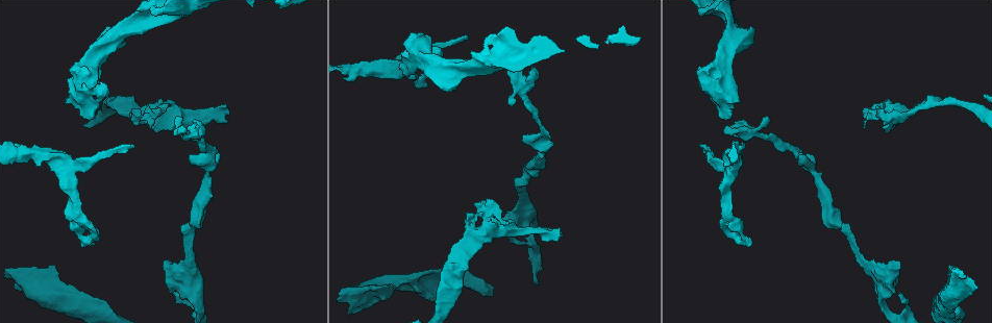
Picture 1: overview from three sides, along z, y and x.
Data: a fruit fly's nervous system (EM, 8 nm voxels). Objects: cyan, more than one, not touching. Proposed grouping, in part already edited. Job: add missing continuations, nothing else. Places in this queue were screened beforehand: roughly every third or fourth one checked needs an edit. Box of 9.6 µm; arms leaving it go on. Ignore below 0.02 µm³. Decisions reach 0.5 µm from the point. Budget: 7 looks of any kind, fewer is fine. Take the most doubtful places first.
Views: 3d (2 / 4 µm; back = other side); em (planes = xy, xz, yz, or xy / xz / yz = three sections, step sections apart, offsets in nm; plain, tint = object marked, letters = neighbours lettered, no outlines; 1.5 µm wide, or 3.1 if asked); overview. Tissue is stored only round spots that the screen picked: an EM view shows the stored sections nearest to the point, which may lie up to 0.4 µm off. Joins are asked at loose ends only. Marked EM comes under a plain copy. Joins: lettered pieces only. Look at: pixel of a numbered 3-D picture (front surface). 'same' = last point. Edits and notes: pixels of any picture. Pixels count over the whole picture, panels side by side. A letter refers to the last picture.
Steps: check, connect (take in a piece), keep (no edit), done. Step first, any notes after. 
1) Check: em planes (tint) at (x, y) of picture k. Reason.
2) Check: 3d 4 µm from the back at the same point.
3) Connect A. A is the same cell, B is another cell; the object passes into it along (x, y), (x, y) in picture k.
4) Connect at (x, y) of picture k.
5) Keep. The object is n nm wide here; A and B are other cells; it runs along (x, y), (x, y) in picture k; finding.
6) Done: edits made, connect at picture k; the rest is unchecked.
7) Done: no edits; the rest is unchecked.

Check: 3d 4 µm at (560, 227) of picture 1. Branch stops here.

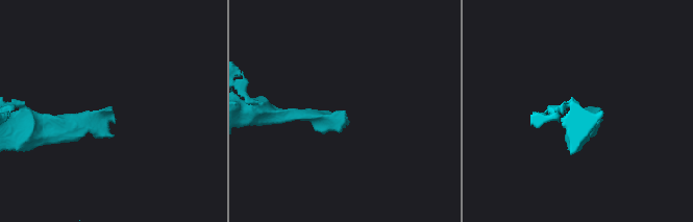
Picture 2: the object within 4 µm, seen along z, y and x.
Check: em xz step 8 (letters) at (113, 112) of picture 2.

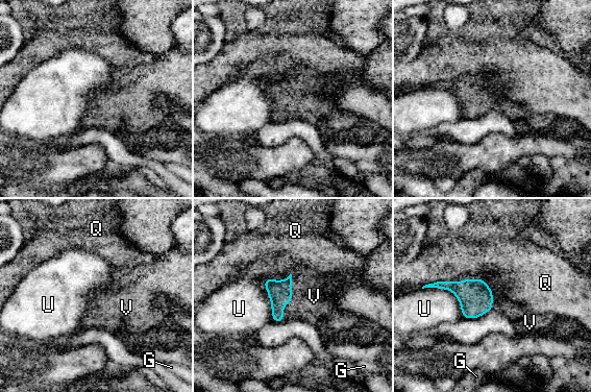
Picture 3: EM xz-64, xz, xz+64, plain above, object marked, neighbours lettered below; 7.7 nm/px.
Connect V. The longest contact is with Q, 550 nm; V is the same cell, G, Q and U are other cells; the object passes into it along (279, 292), (291, 297), (314, 296) in picture 3; it goes on there.

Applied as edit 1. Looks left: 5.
Check: overview.

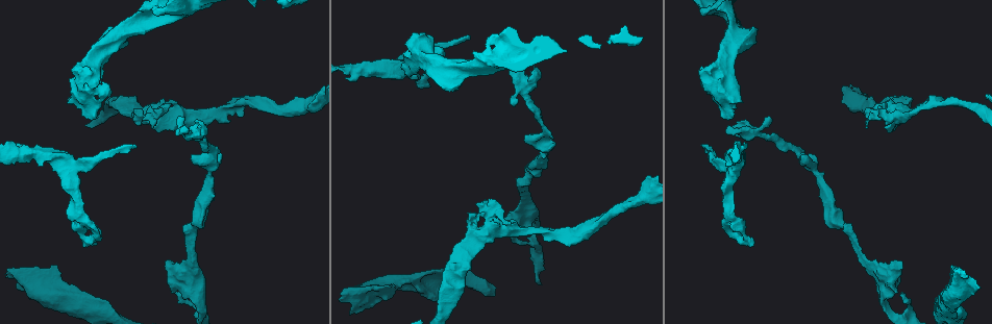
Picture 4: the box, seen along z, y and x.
Check: 3d 4 µm at (951, 266) of picture 4. An open end.

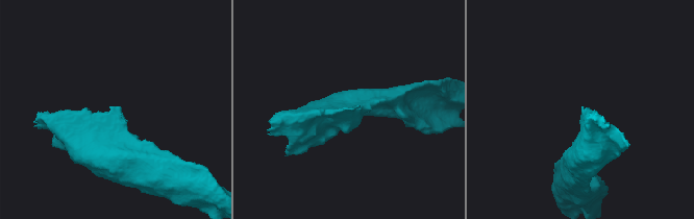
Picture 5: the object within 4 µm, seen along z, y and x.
Check: em xz step 8 (tint) at (352, 110) of picture 5. Now the EM.

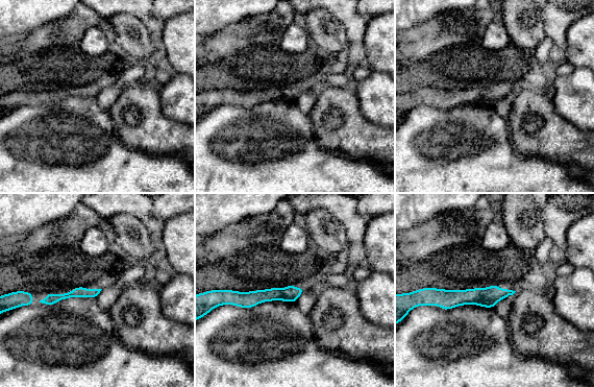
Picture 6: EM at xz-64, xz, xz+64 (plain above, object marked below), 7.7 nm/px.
Check: em planes (letters) at the same point. Another direction.

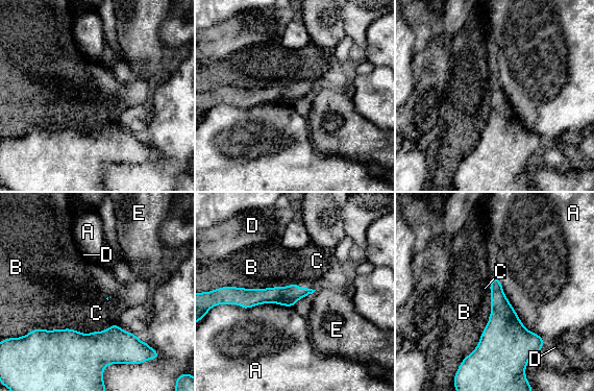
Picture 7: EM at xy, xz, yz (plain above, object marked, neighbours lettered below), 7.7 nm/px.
Keep. A, B, C, D and E are other cells; none of them fits.

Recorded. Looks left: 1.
Done: edits made, connect at picture 3; the rest is unchecked.

